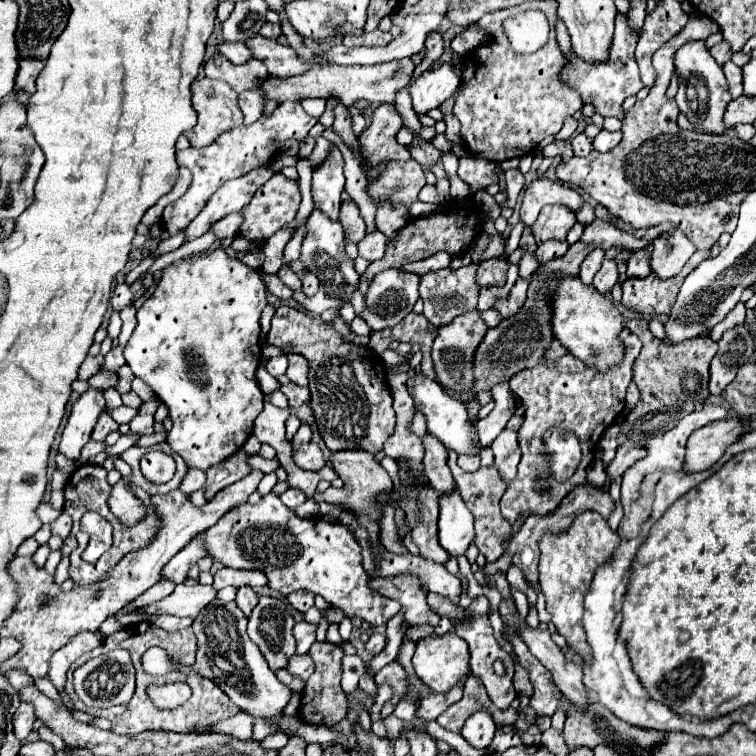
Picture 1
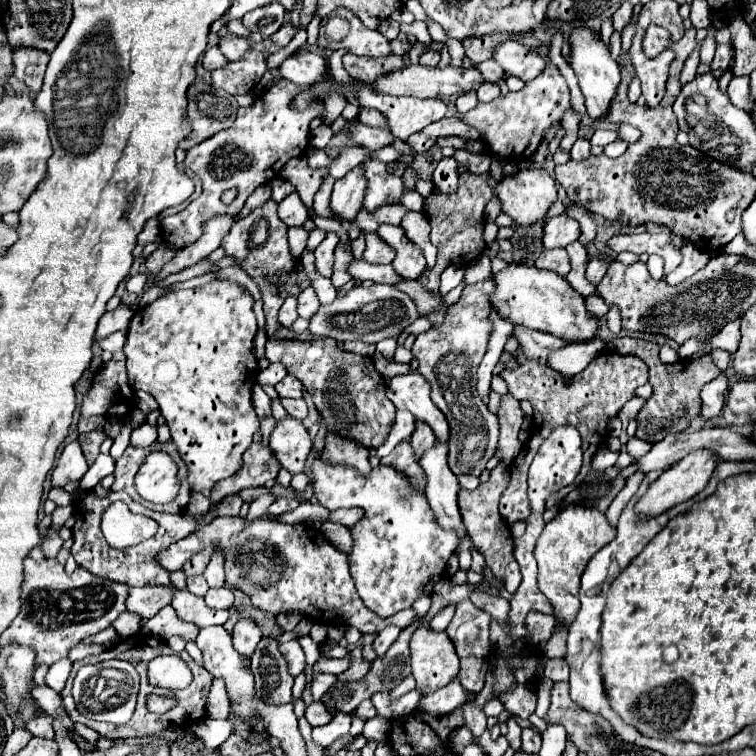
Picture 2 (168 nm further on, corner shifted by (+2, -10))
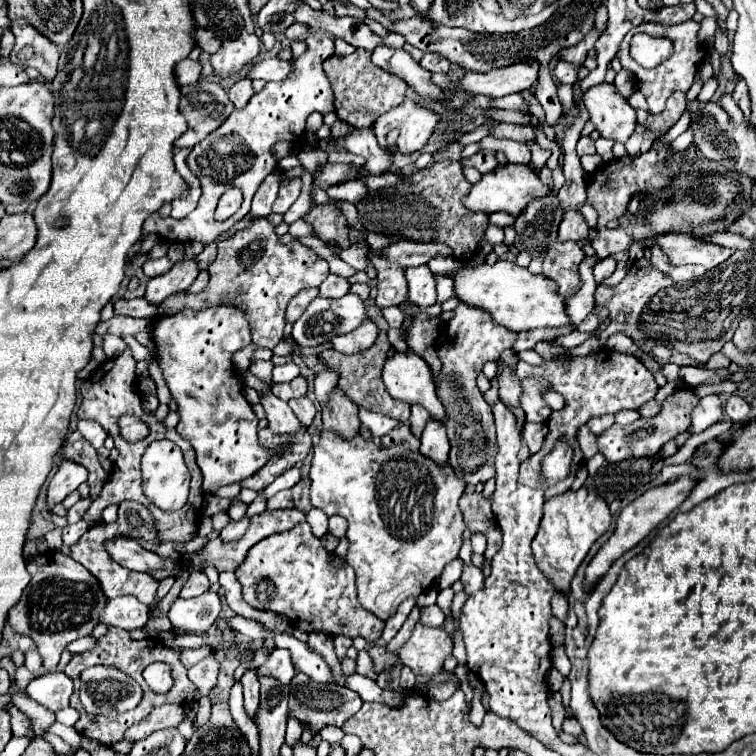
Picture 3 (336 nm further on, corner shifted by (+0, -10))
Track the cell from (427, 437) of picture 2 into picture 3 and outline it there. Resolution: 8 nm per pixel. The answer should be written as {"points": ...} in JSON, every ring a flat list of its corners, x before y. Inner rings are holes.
{"points":[[412,406,412,416,410,416,408,424,410,424,410,430,412,430,414,436,420,438,422,430,424,430,424,426,426,426,426,422,428,422,428,418,430,418,430,414,426,412,426,408,422,408,422,406]]}

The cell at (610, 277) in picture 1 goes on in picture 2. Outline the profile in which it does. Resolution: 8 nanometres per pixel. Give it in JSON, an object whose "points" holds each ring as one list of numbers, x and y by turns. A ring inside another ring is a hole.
{"points":[[590,294,586,298,586,310,588,310,588,314,592,318,602,320,606,316,606,312,608,312,608,306,606,306,606,302,602,302,602,298,598,298,598,294]]}

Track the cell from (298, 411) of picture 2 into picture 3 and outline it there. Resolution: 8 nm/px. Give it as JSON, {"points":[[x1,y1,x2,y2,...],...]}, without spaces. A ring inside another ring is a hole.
{"points":[[298,398,298,400,290,400,288,406,292,408,292,412,296,414,296,418,304,424,304,426,310,426,312,424,312,418,314,418,314,404,310,402,310,398]]}

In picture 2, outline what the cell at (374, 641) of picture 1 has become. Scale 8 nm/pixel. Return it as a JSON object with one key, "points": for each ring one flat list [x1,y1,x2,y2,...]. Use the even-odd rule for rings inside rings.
{"points":[[388,626,388,628,384,628,384,630,376,636,376,640,374,640,374,650,378,652,378,656,380,656,380,654,386,654,386,650,392,646,392,642,398,638,398,634,400,634,400,628,398,628,398,626]]}

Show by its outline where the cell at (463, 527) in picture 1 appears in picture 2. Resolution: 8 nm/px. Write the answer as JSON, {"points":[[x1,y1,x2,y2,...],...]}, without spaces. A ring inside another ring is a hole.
{"points":[[434,442,434,446,430,450,426,450,420,458,420,466,426,474,426,496,428,496,428,502,440,522,440,526,444,528,456,528,458,530,458,536,460,536,460,546,462,550,458,552,458,560,460,560,460,570,468,570,470,568,470,548,472,548,472,542,466,534,466,528,462,526,462,516,460,516,460,510,458,510,458,492,460,492,460,486,458,486,458,478,454,476,454,472,450,470,448,465,448,446,442,442]]}

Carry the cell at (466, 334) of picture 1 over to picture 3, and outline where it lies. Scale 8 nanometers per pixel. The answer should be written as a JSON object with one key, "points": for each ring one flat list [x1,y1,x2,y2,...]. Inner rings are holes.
{"points":[[458,304,452,318,444,324,444,334,434,342,434,350,442,362,440,374,436,376,436,394,446,410,444,426,450,438,450,464,458,478,464,482,478,484,494,476,494,456,496,456,496,428,492,410,482,398,476,386,476,376,482,372,484,362,496,360,504,350,512,348,518,332,510,332,504,326,496,326,492,316,484,310],[446,342,450,348,446,348]]}

